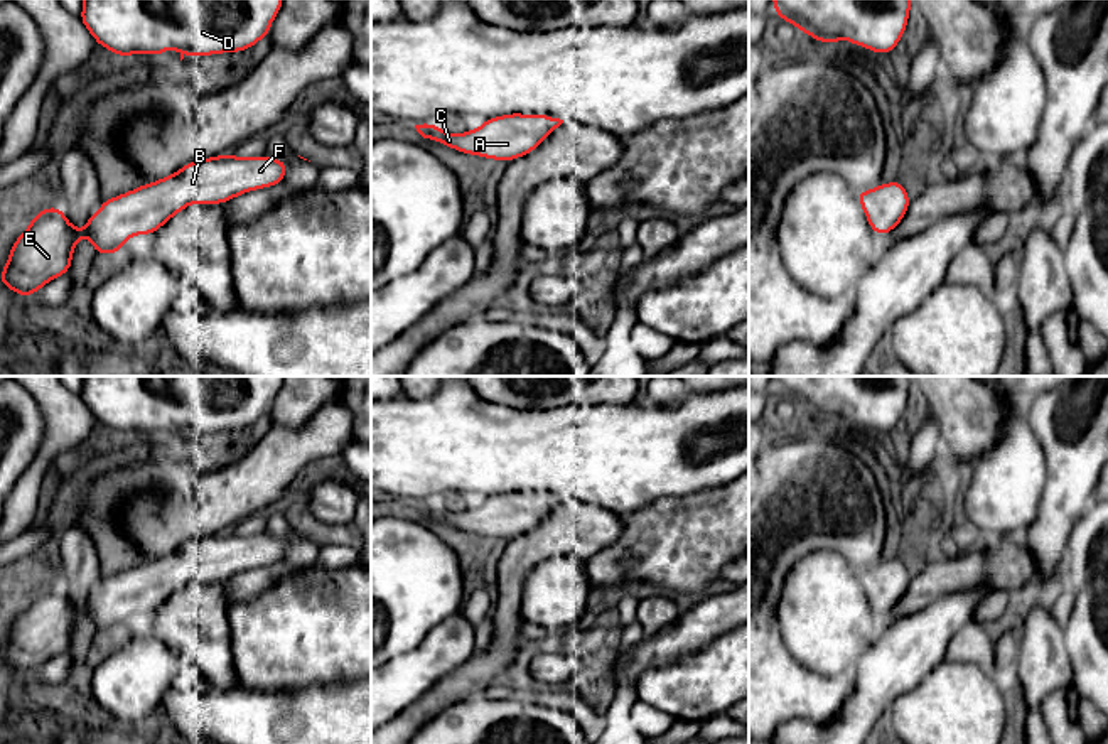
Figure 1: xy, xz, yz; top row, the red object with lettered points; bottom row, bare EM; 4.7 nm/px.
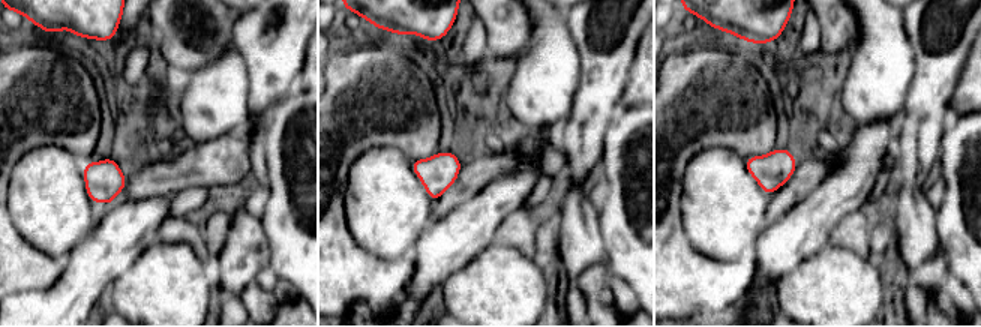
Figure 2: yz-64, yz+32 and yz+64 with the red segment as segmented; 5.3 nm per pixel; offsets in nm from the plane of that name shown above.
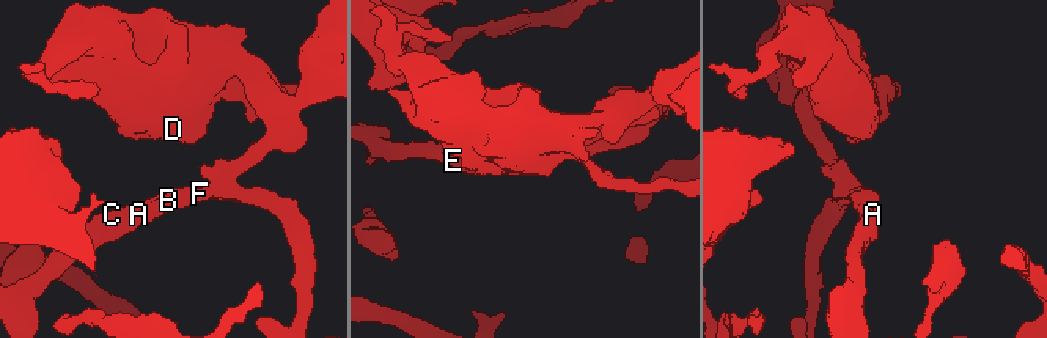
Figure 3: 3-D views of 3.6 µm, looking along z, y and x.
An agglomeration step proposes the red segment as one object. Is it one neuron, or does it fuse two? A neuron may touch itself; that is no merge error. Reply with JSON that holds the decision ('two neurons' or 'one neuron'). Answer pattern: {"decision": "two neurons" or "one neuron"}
{"decision": "one neuron"}

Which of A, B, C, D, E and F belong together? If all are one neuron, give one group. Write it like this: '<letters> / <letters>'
A B C D E F

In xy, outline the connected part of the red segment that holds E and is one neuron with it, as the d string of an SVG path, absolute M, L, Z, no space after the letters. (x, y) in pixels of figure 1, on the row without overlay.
M233 531L192 538L164 557L103 579L100 589L88 596L83 609L67 599L59 584L44 585L32 594L29 606L12 621L5 646L0 650L0 660L27 677L52 656L69 650L73 628L83 612L91 619L96 633L118 633L126 617L135 612L155 612L172 594L194 580L224 582L248 569L283 562L287 542L288 538L266 533L245 536Z

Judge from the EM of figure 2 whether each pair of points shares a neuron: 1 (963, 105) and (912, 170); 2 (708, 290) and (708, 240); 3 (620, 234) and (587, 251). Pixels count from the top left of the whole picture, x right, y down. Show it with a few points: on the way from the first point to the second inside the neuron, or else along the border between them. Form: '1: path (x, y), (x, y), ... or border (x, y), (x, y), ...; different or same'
1: border (962, 71), (950, 104); different
2: border (684, 231), (689, 242), (710, 257), (743, 257); different
3: border (599, 212), (599, 230), (606, 255); different

